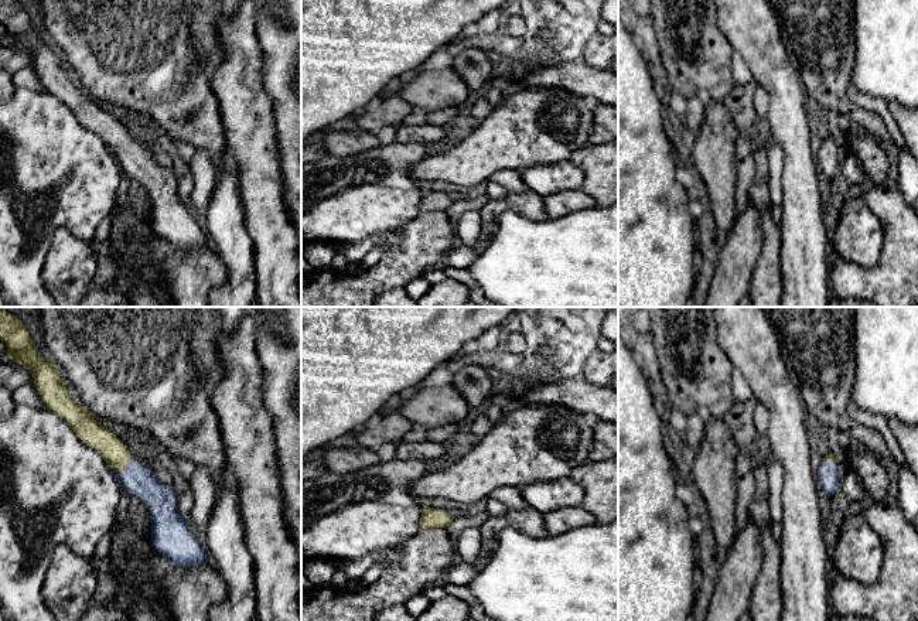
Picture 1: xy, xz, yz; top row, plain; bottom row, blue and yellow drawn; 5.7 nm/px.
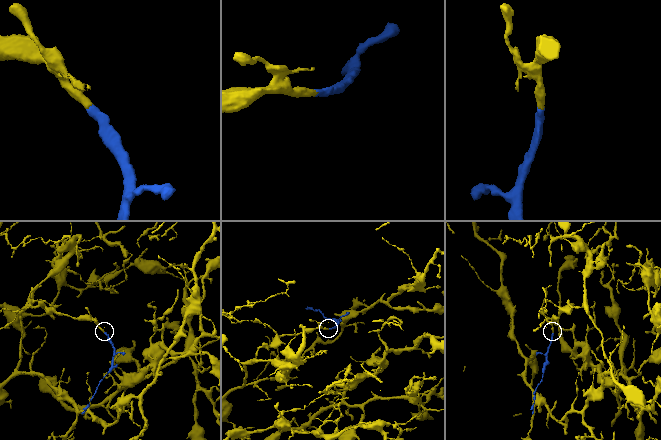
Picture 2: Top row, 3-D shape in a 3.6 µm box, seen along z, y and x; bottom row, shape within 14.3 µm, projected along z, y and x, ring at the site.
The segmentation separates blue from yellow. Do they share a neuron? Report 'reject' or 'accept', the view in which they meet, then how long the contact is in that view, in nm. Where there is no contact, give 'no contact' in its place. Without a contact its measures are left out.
accept; meets blue in xy; contact 140 nm long

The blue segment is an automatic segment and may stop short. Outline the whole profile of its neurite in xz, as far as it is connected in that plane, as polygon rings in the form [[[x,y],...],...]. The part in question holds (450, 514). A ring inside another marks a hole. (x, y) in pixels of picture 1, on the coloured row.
[[[438,508],[423,509],[420,516],[420,529],[429,528],[447,528],[453,521],[454,515]]]

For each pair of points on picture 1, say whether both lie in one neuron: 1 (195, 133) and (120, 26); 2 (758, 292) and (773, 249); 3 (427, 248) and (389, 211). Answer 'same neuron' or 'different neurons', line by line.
1: same neuron
2: same neuron
3: different neurons

